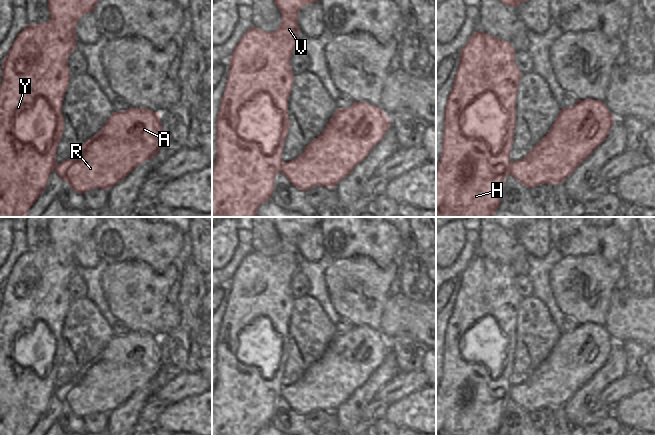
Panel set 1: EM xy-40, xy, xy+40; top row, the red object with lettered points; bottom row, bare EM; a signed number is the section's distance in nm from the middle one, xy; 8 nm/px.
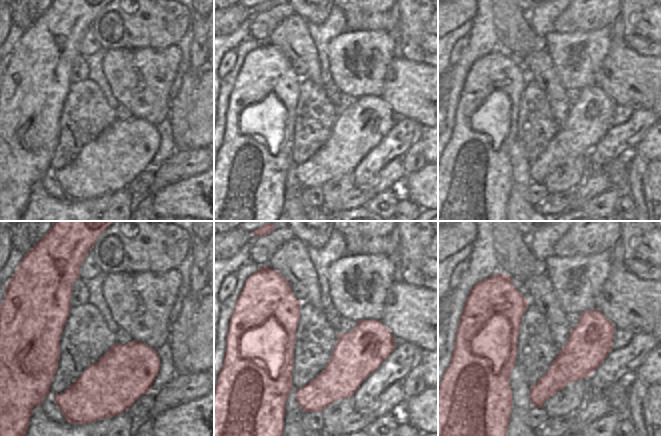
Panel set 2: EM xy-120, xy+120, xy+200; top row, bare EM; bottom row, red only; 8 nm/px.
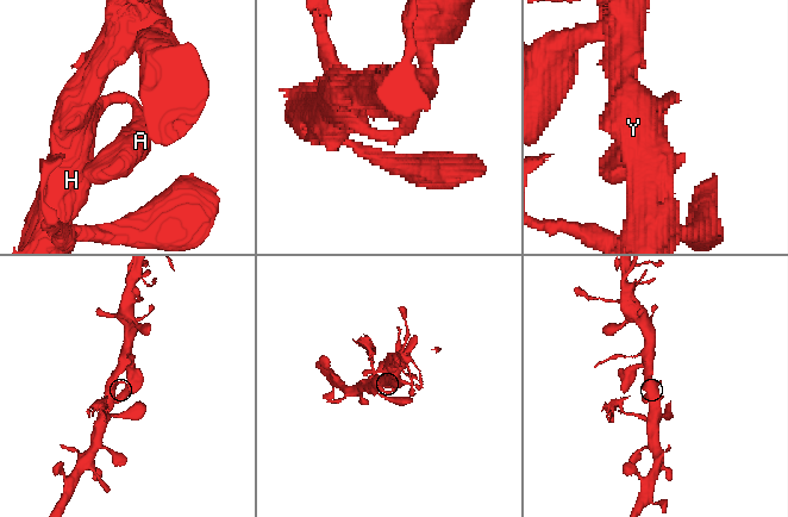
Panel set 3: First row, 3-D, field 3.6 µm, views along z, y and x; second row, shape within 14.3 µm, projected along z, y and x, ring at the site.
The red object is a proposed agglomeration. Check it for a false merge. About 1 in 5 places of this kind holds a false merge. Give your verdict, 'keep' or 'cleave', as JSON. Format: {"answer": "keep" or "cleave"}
{"answer": "keep"}

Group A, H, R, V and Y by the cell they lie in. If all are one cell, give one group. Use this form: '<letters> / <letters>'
A H R V Y

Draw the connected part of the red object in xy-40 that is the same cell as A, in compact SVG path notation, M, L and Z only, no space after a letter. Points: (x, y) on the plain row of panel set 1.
M50 217L50 243L41 248L28 248L16 261L2 289L0 309L0 435L29 435L45 415L50 397L55 394L77 417L95 412L109 414L126 402L139 388L153 382L162 371L160 338L147 332L129 332L114 336L102 353L84 366L65 386L56 387L58 367L64 355L62 327L70 307L68 281L76 272L76 249L87 237L94 236L99 224L108 217Z

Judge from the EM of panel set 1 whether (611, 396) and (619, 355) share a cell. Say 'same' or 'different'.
different

